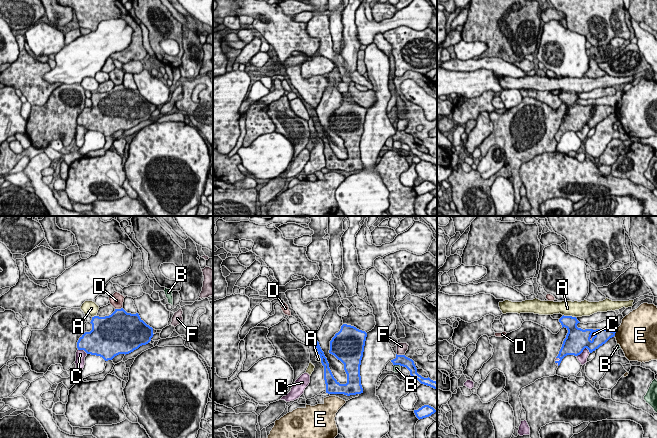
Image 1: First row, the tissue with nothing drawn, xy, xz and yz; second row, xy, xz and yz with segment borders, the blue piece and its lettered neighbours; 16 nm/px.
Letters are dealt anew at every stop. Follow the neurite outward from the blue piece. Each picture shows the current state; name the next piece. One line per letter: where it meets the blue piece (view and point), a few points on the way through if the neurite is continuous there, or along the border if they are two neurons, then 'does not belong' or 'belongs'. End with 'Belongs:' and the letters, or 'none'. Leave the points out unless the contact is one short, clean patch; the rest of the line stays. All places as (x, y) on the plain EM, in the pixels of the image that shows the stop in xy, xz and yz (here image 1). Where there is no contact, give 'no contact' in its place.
A: contact yz (569, 92); border yz (563, 90), (575, 93); does not belong
B: contact xz (397, 140); does not belong
C: contact yz (583, 125); belongs
D: contact xy (118, 85); border xy (122, 83), (115, 85); does not belong
E: contact yz (614, 110); does not belong
F: contact xz (400, 131); border xz (396, 130), (403, 131); does not belong
Belongs: C

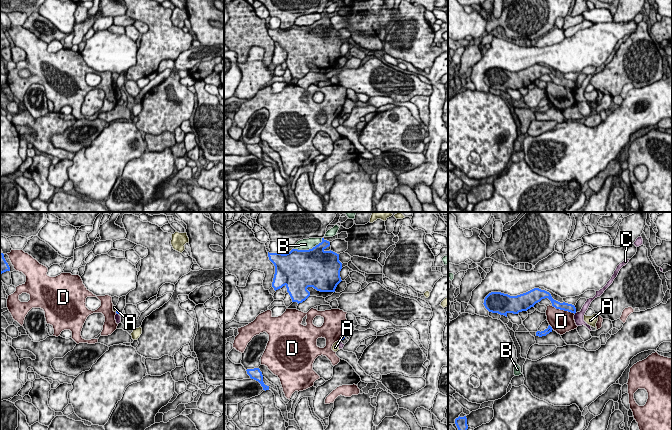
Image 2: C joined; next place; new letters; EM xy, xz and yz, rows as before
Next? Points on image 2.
A: contact xy (116, 86); border xy (115, 84), (116, 87); does not belong
B: contact xz (309, 25); does not belong
C: contact xy (117, 89); border xy (116, 88), (118, 90); does not belong
D: contact yz (563, 85); does not belong
Belongs: none

